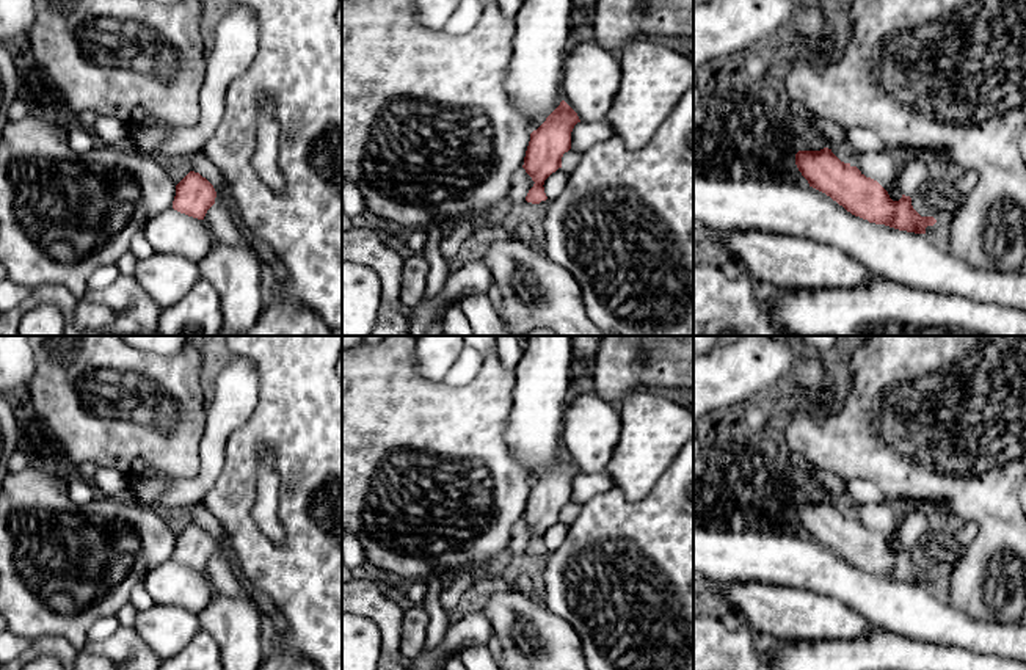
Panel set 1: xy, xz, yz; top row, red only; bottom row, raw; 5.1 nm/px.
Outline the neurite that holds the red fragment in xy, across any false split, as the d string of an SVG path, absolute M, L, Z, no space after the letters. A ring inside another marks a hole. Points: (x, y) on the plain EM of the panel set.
M28 466L20 472L9 472L0 493L0 614L6 620L6 629L17 637L33 640L60 635L80 650L88 642L93 623L102 617L116 617L130 603L133 587L151 570L173 559L204 571L215 549L213 537L199 524L190 523L176 535L162 512L140 501L121 502L97 496L86 505L75 505L69 497L69 482Z

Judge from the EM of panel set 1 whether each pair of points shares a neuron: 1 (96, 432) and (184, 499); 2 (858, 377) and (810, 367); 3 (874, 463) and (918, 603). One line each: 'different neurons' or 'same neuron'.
1: different neurons
2: different neurons
3: different neurons

